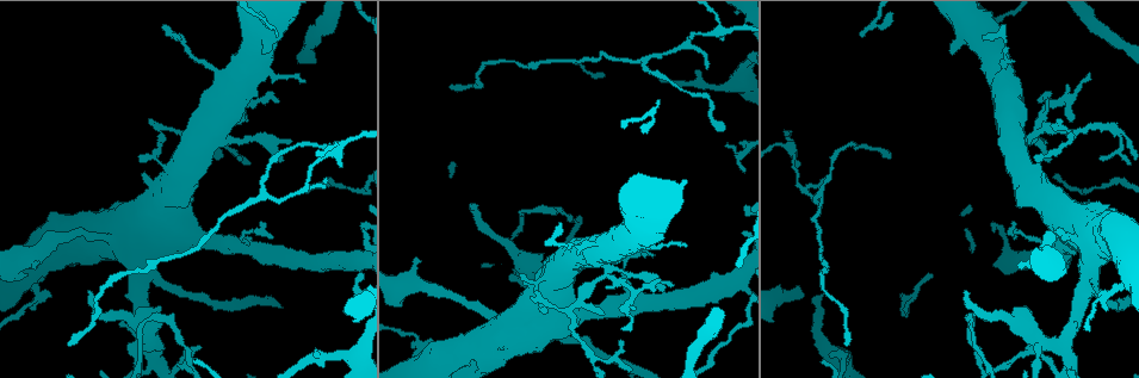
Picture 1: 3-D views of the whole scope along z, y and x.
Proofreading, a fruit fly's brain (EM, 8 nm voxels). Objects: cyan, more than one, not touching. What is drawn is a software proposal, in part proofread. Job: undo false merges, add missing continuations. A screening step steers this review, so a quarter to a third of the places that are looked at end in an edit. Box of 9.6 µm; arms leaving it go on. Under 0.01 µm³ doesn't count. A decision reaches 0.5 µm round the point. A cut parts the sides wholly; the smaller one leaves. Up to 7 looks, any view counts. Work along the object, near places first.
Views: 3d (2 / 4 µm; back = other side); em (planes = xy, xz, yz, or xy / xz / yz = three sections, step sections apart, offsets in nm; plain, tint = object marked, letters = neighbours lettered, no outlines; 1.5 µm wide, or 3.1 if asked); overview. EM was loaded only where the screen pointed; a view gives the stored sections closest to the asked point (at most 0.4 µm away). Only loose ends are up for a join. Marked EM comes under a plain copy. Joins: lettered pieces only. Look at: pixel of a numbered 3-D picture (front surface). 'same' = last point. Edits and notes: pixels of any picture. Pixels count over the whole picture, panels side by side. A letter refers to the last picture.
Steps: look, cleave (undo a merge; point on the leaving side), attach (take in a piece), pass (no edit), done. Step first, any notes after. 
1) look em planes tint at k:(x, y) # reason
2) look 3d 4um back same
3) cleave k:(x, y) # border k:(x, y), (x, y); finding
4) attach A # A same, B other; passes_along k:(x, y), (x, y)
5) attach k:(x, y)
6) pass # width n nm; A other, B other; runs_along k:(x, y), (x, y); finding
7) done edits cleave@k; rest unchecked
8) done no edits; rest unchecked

look 3d 4um back at 1:(1088, 74) # thin end

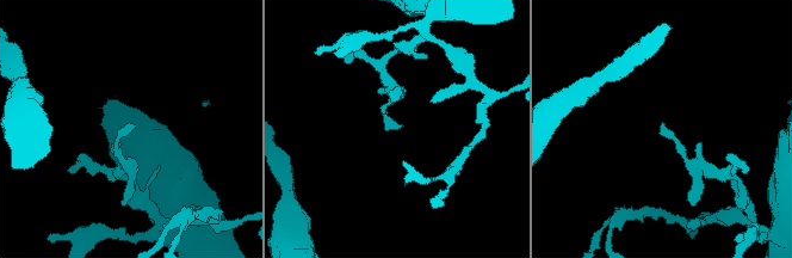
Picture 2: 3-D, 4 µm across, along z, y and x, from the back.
look em planes letters at 2:(132, 126)

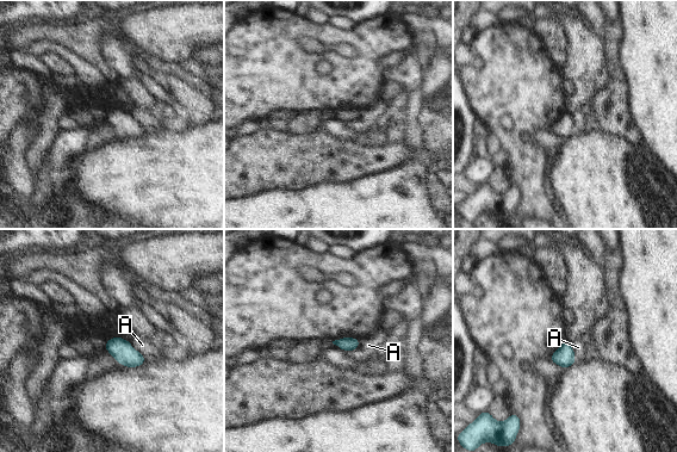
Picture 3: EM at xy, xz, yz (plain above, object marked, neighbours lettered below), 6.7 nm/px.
pass # width 100 nm; longest_contact A 180 nm; A other; none of them fits

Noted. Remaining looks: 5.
look em xz step 4 tint at 1:(1004, 78) # sudden change in width

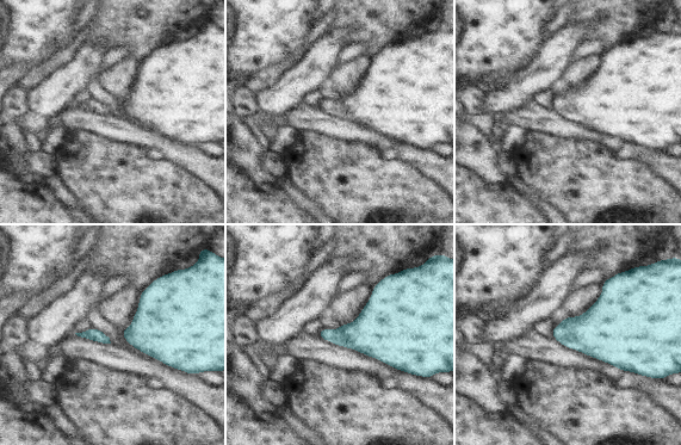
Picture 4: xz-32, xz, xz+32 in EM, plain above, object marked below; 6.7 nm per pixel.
look em planes letters same

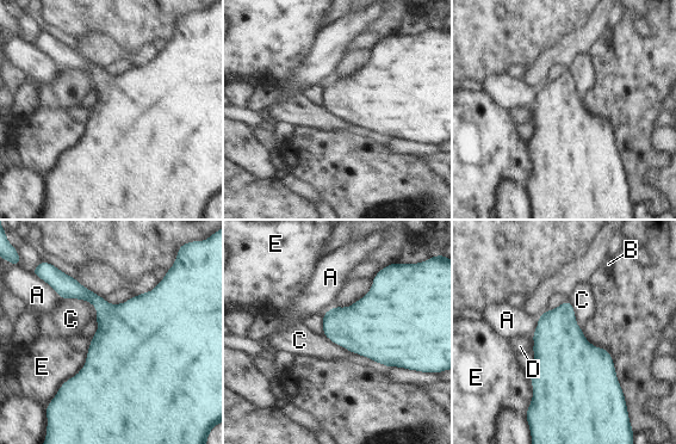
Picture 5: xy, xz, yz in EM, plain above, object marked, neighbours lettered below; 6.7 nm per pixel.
pass # width 460 nm; A other, B other, C other, D other, E other; all the same neuron

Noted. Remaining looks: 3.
look em planes tint at 1:(89, 291) # long arm stops here

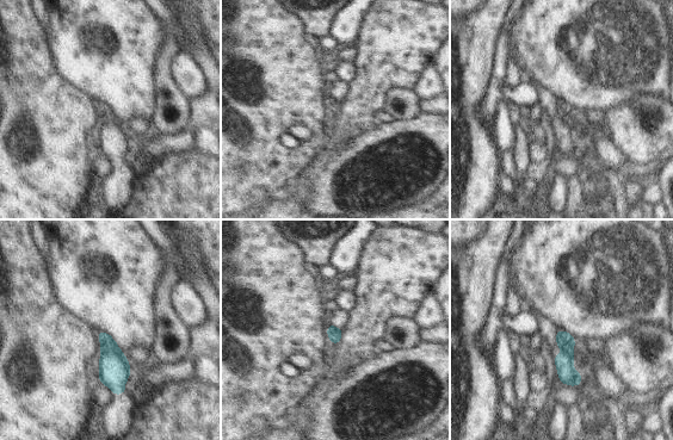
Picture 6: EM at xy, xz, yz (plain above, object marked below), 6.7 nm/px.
look em planes letters same # see the neighbours

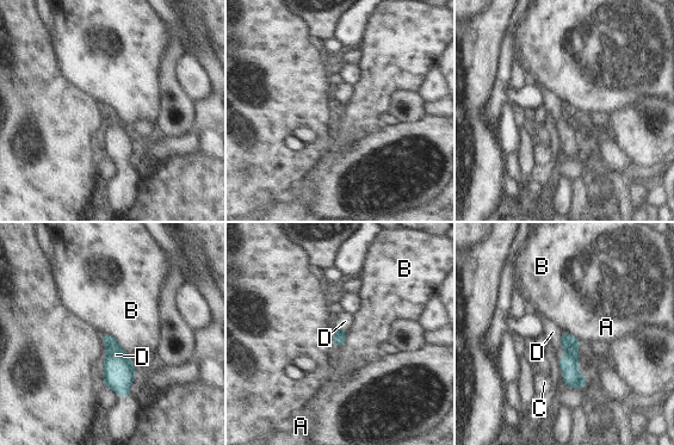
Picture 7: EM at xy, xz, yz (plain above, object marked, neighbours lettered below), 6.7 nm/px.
attach D # A other, B other, C other, D same; it goes on there

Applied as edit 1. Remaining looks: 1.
done edits attach@7; rest unchecked

